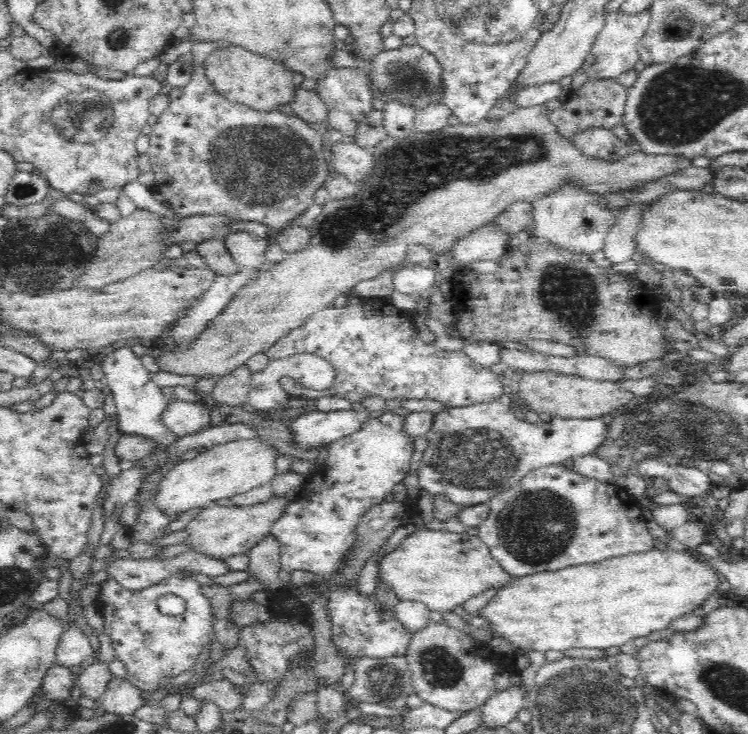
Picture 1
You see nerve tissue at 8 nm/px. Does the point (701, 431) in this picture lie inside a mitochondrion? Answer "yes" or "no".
yes

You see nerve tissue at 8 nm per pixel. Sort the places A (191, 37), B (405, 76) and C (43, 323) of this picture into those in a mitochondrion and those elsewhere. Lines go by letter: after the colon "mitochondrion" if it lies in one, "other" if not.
A: other
B: mitochondrion
C: other

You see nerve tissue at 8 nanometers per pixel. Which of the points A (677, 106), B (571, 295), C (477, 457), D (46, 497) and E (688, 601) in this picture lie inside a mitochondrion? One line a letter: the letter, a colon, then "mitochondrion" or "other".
A: mitochondrion
B: mitochondrion
C: mitochondrion
D: other
E: other

